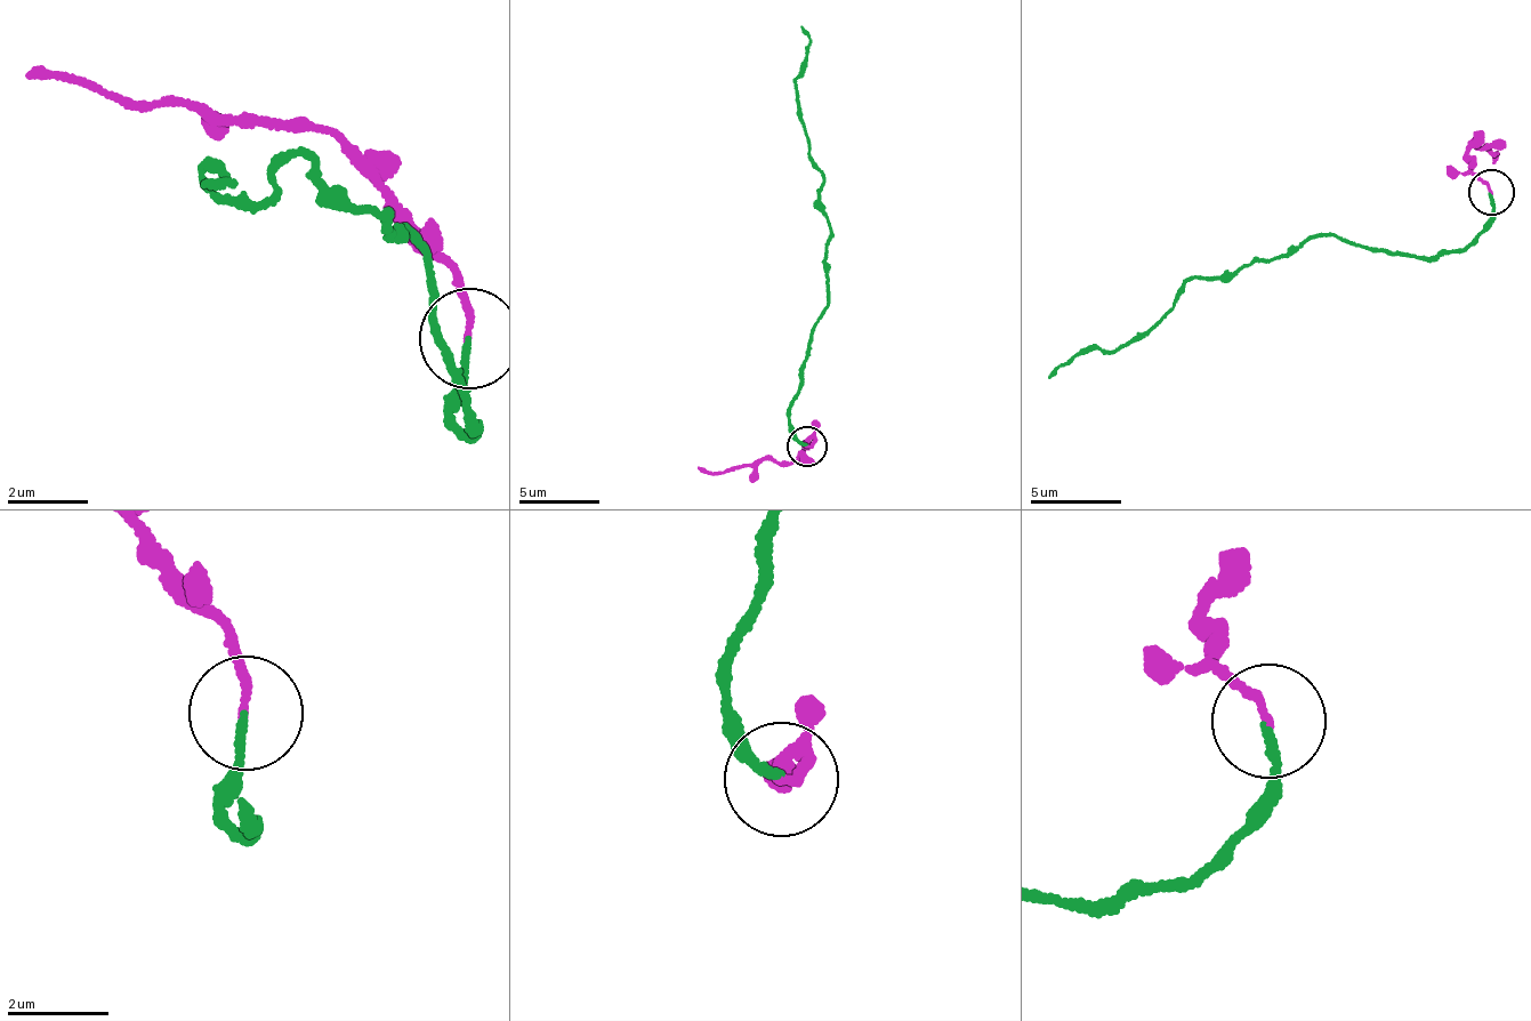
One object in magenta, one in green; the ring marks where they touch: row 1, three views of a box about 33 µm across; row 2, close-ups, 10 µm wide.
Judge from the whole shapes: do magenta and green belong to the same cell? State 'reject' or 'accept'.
reject

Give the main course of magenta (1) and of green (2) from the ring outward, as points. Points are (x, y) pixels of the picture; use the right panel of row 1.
1: (1492, 193), (1468, 168), (1474, 134), (1483, 151), (1499, 154), (1493, 162)
2: (1492, 193), (1481, 234), (1437, 257), (1304, 240), (1187, 279), (1149, 331), (1049, 377)

